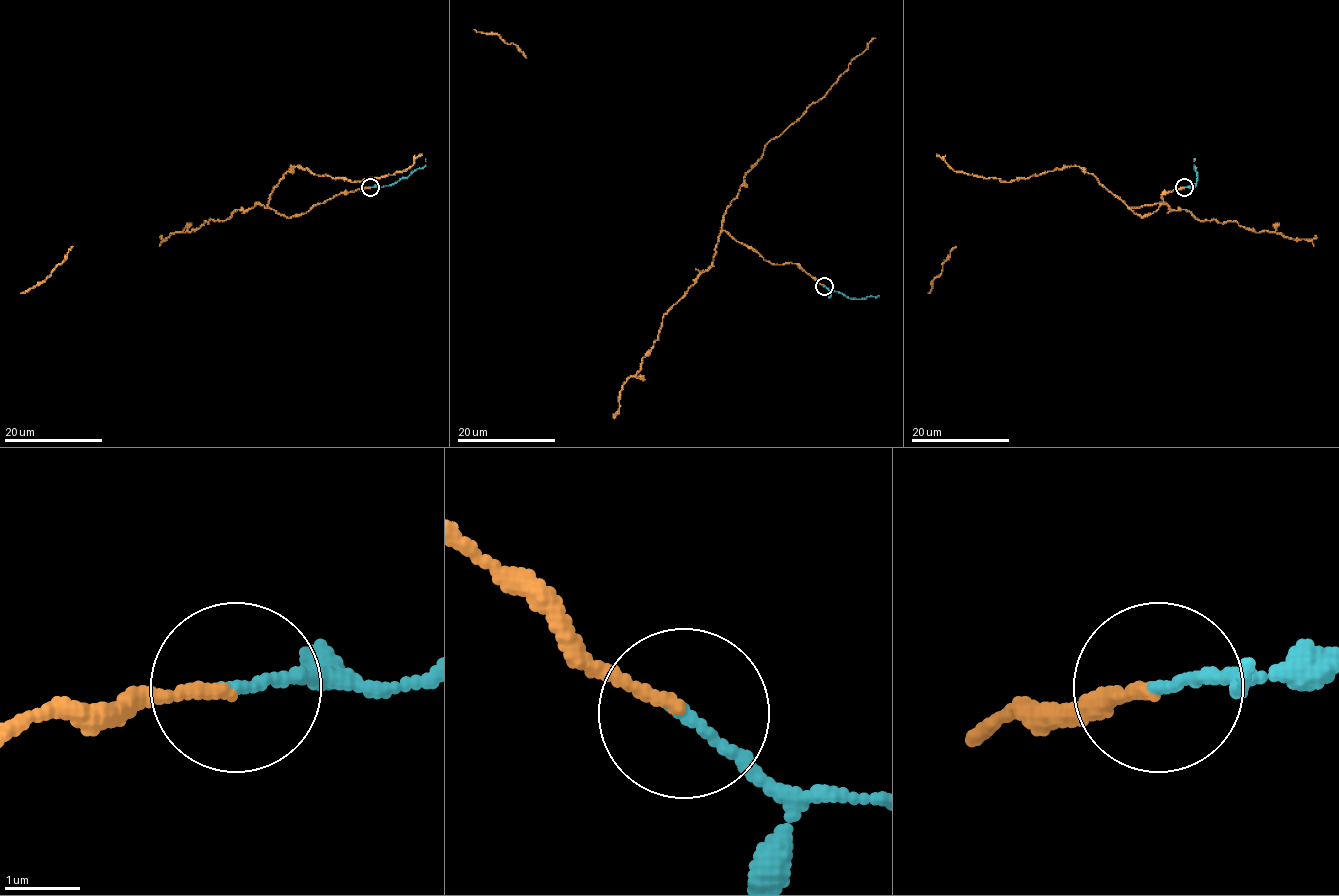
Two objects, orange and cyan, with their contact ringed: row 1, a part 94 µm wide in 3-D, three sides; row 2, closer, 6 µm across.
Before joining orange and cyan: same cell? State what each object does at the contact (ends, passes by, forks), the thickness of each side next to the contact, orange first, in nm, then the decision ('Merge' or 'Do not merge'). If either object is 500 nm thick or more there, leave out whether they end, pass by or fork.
At the ring orange ends. At the ring cyan ends. Thickness 160 nm (orange) against 130 nm. Merge

